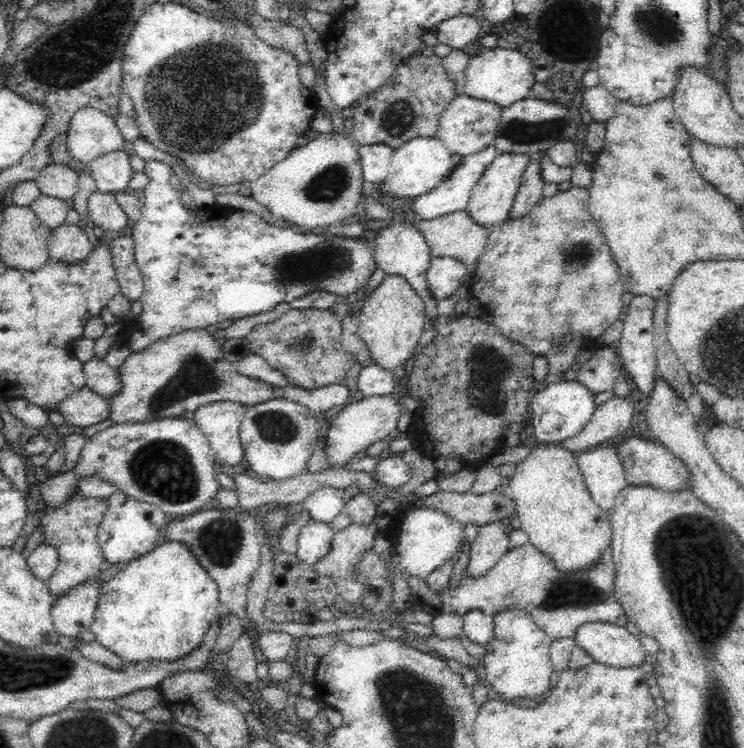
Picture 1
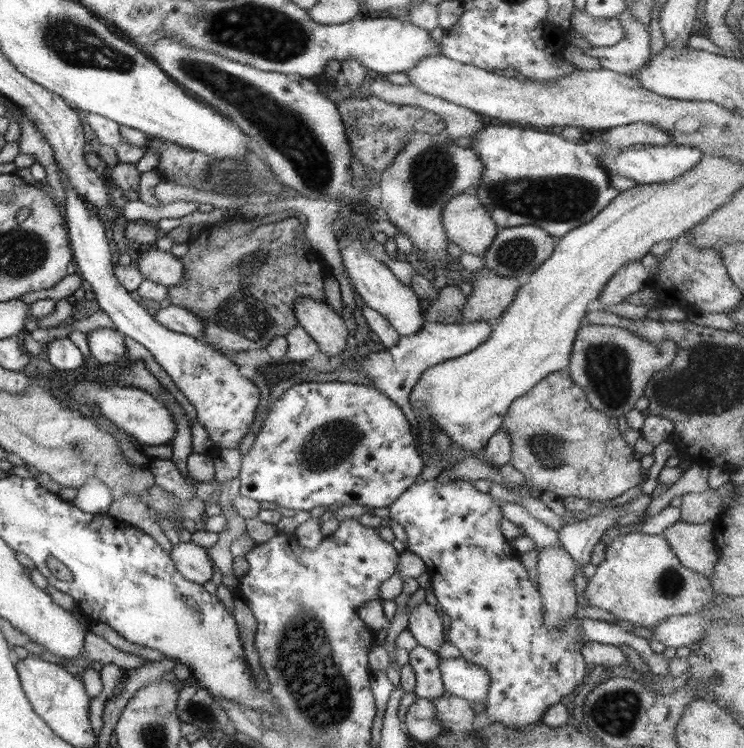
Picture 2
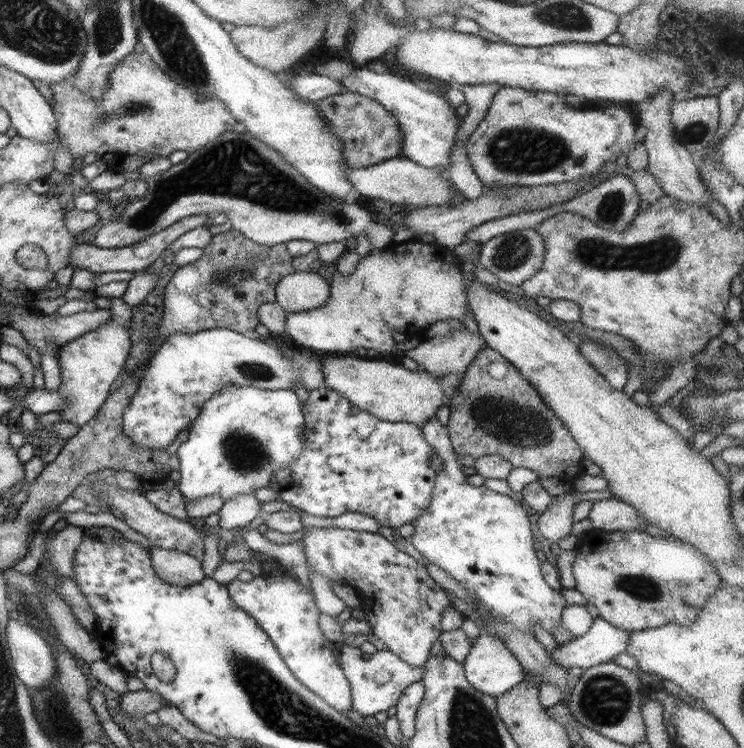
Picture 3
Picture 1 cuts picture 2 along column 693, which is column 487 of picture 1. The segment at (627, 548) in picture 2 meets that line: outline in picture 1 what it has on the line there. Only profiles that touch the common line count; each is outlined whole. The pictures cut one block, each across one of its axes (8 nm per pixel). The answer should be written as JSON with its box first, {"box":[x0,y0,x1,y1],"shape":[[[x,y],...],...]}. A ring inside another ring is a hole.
{"box":[440,544,625,638],"shape":[[[528,544],[508,551],[484,576],[469,578],[465,573],[456,588],[440,590],[443,598],[443,612],[454,612],[464,616],[470,610],[480,610],[492,616],[508,610],[521,608],[533,616],[538,627],[551,638],[573,636],[577,626],[583,622],[605,622],[625,626],[622,606],[614,599],[614,571],[611,549],[604,552],[602,560],[584,572],[558,572],[552,561],[534,546]]]}

